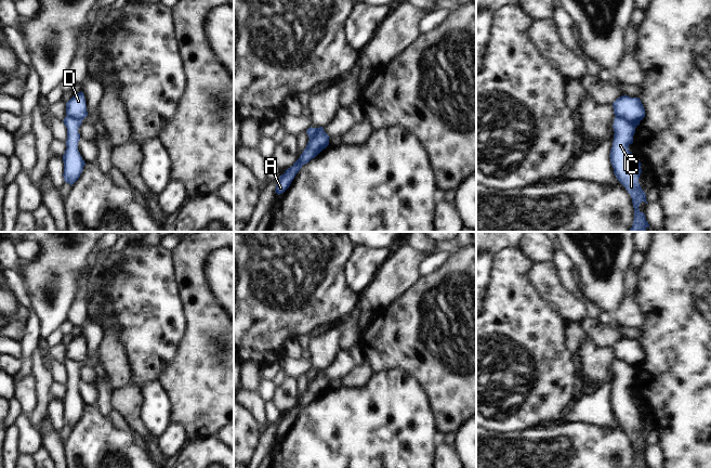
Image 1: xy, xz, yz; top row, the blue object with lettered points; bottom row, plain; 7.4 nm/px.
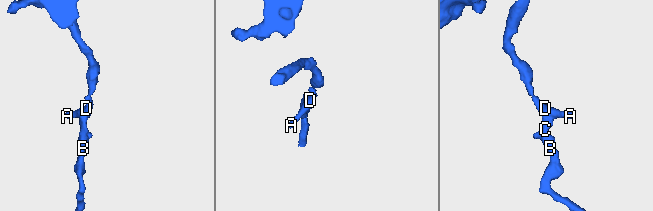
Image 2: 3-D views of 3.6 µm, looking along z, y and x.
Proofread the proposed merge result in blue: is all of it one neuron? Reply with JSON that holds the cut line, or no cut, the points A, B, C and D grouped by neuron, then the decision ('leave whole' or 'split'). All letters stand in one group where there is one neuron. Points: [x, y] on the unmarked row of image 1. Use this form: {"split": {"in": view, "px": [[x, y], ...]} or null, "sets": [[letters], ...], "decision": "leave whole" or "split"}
{"split": {"in": "yz", "px": [[616, 358], [635, 368]]}, "sets": [["A", "D"], ["B", "C"]], "decision": "split"}

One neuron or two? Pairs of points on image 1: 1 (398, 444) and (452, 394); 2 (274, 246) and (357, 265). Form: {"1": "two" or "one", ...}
{"1": "two", "2": "two"}

